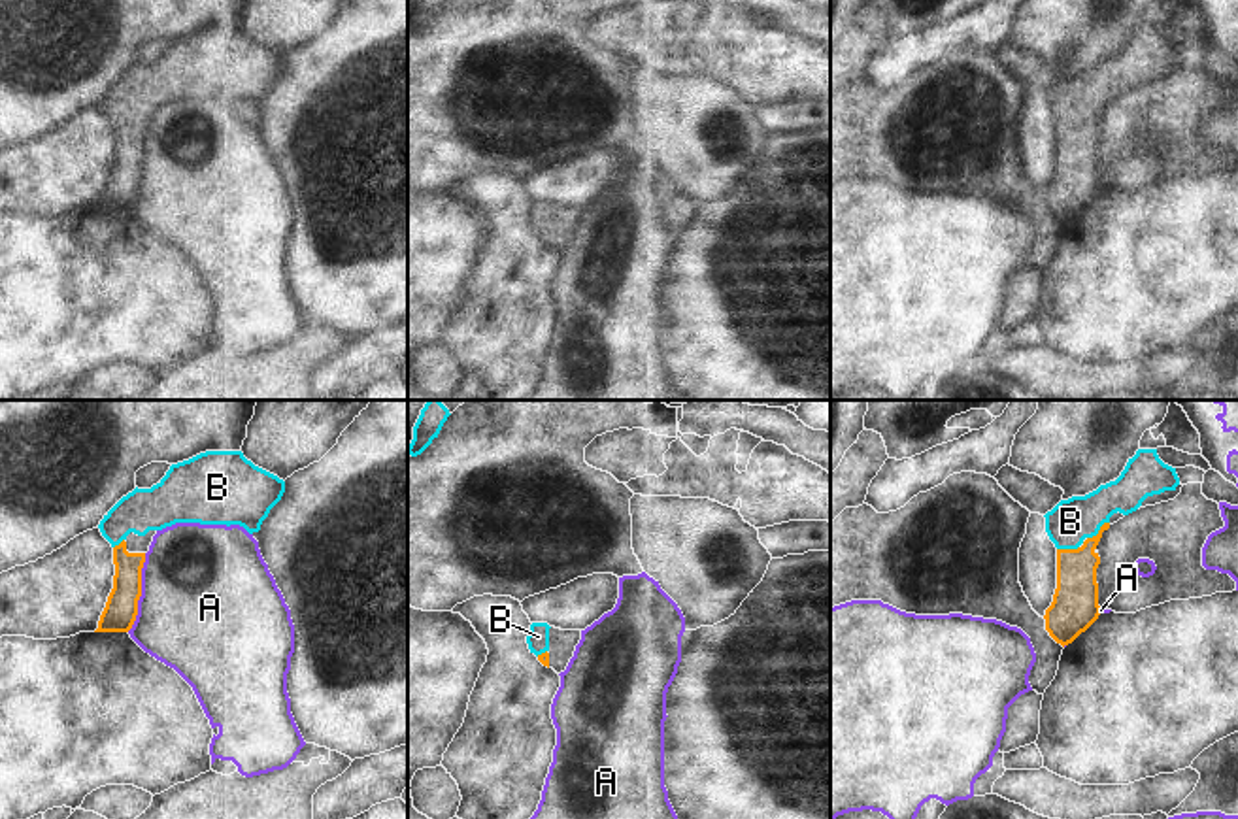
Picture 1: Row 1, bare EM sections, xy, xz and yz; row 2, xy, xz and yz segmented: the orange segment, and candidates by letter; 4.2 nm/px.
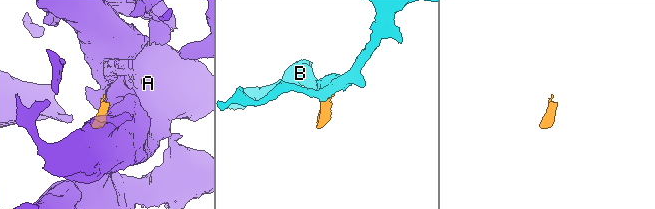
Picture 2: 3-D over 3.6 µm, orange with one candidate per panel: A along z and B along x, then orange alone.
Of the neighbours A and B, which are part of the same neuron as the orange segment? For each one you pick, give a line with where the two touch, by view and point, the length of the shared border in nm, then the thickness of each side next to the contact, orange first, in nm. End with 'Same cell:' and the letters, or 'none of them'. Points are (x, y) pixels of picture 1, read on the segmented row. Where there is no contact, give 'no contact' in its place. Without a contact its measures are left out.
B: yz (1099, 531) | 120 nm | 180/190 nm
Same cell: B

